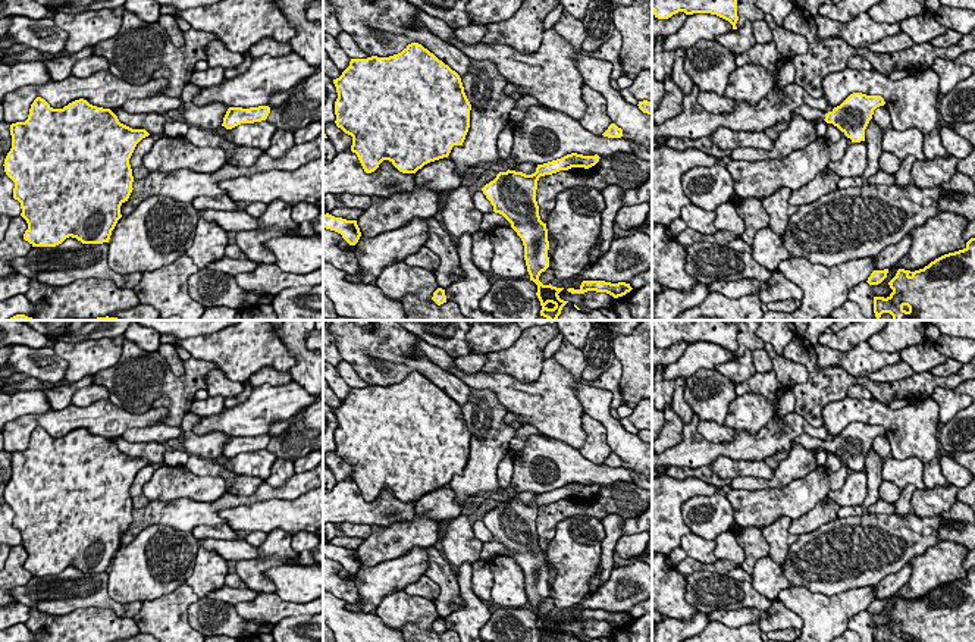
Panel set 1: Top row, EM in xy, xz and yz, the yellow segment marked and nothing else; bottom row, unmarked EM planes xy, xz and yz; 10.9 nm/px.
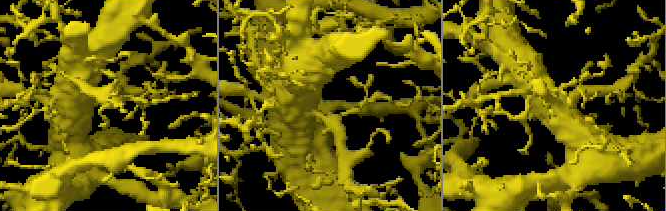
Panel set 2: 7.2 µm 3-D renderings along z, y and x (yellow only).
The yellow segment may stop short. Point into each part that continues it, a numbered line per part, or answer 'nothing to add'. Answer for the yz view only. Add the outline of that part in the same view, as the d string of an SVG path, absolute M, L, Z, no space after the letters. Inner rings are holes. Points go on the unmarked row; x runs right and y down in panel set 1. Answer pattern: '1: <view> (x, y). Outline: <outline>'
1: yz (809, 442). Outline: M802 433L797 438L794 438L796 444L802 444L806 450L824 450L825 448L825 441L818 439L818 438L812 438L808 433Z

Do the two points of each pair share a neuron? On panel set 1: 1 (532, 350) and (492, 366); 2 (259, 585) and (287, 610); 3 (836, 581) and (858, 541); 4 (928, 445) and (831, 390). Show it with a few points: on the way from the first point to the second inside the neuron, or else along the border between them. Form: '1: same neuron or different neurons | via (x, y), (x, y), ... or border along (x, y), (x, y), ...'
1: same neuron | via (522, 360), (502, 362)
2: different neurons | border along (259, 591), (273, 592)
3: same neuron | via (836, 570), (836, 564), (849, 551)
4: different neurons | border along (846, 395), (831, 401), (823, 410), (824, 423)

